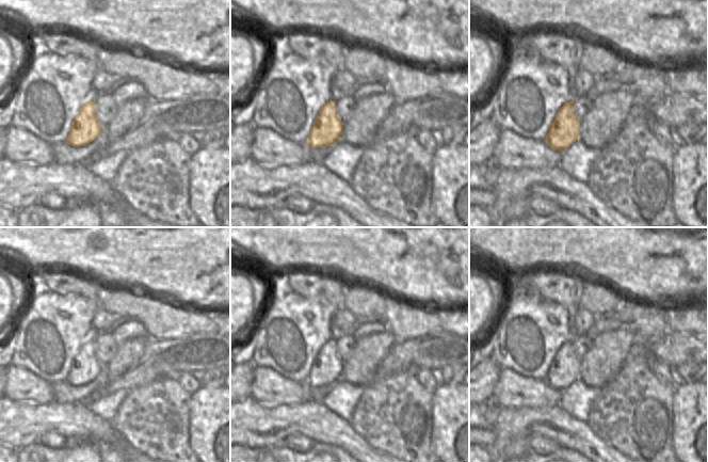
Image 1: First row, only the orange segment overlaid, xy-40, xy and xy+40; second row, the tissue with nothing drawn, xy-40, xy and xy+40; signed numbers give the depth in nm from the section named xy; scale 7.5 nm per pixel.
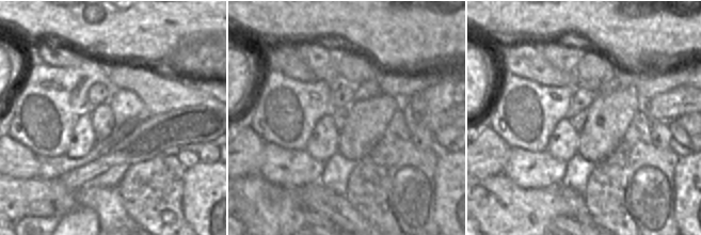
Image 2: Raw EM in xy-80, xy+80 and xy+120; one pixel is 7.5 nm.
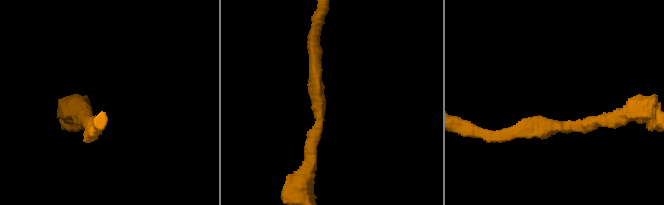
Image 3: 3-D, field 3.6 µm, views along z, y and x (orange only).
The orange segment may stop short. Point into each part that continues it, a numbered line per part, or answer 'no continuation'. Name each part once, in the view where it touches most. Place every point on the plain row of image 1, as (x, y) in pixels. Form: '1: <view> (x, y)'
no continuation

